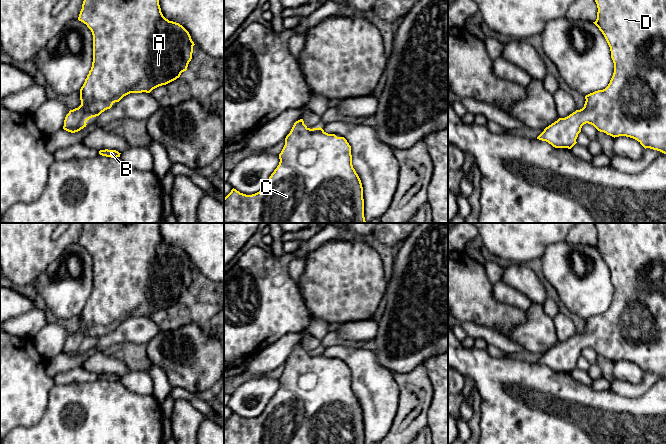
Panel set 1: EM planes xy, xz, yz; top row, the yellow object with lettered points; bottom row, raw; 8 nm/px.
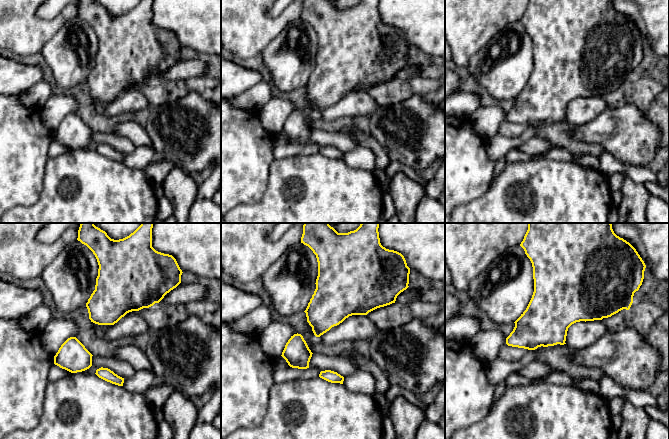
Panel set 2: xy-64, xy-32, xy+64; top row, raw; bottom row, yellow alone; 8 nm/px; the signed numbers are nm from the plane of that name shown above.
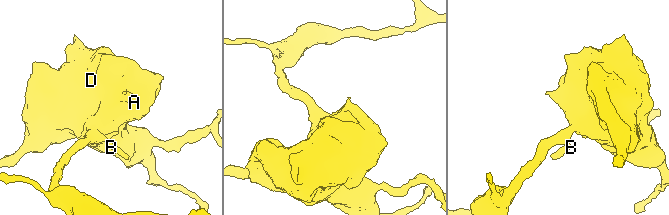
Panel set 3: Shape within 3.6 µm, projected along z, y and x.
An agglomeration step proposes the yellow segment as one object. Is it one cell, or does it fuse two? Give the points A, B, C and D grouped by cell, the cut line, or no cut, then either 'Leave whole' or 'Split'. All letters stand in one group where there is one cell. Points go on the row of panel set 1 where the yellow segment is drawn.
Groups: A B C D. No split. Leave whole

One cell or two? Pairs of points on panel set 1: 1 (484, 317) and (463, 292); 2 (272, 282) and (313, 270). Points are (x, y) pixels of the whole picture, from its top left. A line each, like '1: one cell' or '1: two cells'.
1: one cell
2: two cells

